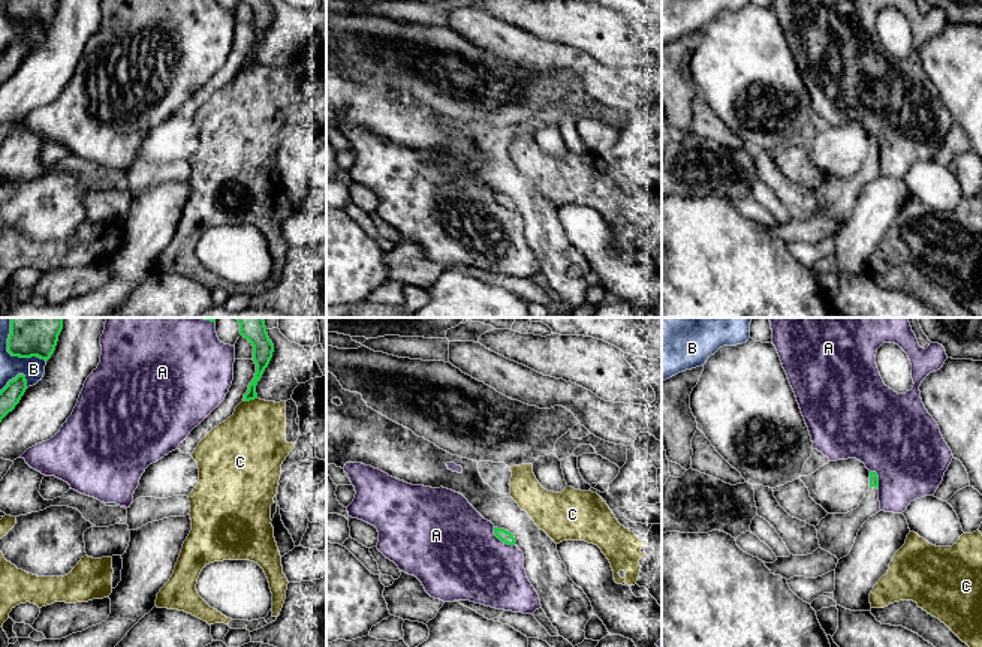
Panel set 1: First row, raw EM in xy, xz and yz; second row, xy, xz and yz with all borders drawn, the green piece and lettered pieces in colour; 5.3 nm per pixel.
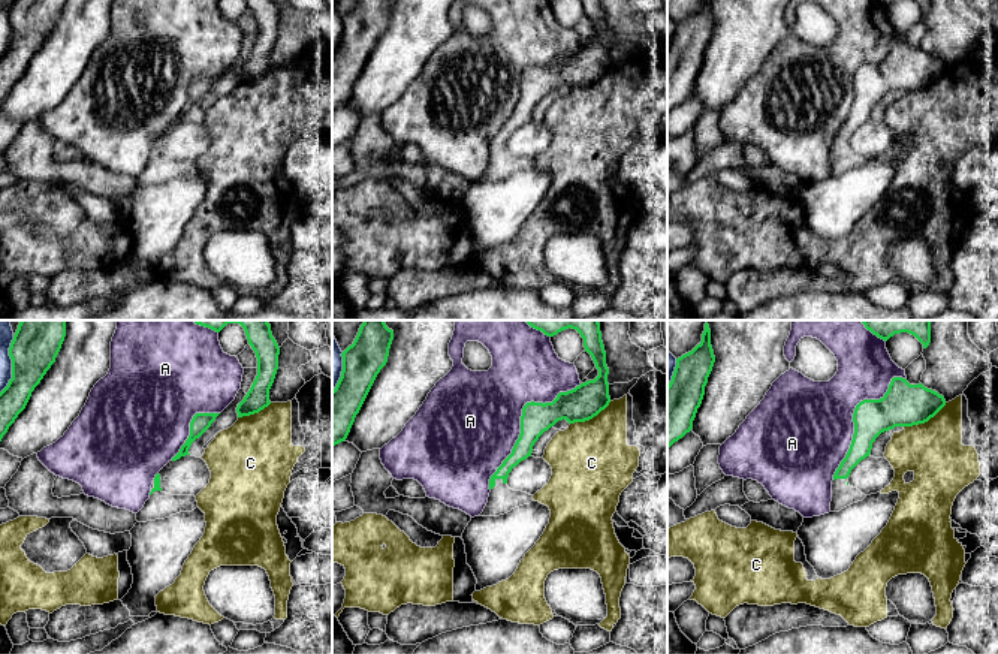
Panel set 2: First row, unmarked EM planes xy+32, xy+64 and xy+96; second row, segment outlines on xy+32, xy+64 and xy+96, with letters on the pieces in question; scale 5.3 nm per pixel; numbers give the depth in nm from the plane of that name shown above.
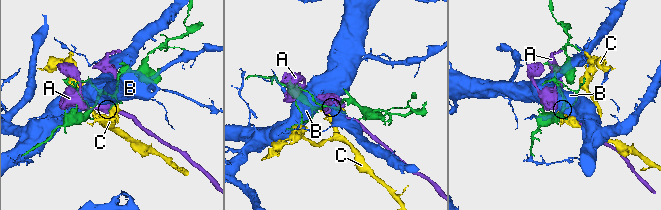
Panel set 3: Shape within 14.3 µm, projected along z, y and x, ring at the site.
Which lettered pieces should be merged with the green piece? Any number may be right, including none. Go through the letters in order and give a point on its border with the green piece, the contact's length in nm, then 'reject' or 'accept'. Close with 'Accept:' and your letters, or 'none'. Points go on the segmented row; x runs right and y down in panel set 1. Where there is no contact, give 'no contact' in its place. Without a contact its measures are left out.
A: xz (502, 541) | 160 nm | reject
B: xy (11, 354) | 300 nm | reject
C: xy (249, 400) | 80 nm | reject
Accept: none

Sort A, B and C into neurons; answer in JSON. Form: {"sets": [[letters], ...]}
{"sets": [["A"], ["B"], ["C"]]}

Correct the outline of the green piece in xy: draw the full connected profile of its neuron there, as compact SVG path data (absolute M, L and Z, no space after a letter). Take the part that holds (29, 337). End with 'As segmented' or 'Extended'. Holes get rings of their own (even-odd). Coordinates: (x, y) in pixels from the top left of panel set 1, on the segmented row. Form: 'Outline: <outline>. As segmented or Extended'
Outline: M10 318L7 352L12 356L37 356L48 361L63 329L63 318Z. As segmented

